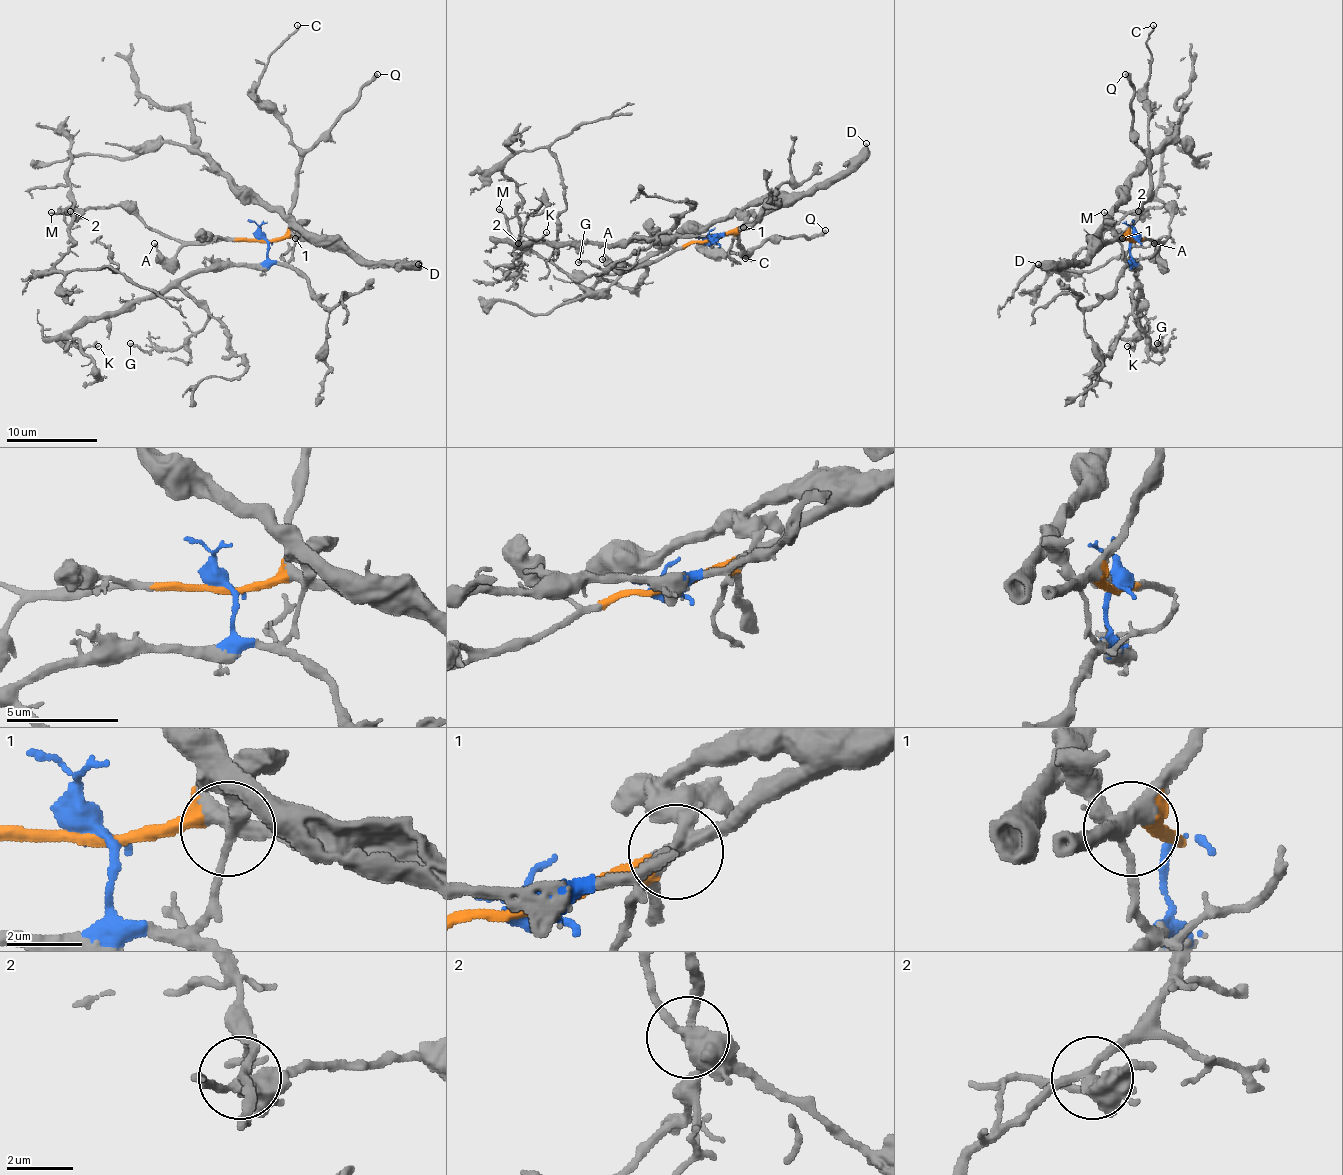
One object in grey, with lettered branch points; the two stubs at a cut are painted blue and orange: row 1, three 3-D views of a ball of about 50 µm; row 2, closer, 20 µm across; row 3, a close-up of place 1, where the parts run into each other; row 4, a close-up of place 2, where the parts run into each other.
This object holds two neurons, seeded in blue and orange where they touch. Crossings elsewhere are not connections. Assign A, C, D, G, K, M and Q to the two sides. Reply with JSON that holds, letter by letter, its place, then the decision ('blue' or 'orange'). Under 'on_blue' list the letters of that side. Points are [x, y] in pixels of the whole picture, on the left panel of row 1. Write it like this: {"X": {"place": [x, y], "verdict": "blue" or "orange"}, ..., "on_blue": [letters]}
{"A": {"place": [154, 243], "verdict": "orange"}, "C": {"place": [297, 25], "verdict": "orange"}, "D": {"place": [418, 264], "verdict": "orange"}, "G": {"place": [130, 343], "verdict": "blue"}, "K": {"place": [98, 346], "verdict": "blue"}, "M": {"place": [51, 212], "verdict": "orange"}, "Q": {"place": [377, 74], "verdict": "orange"}, "on_blue": ["G", "K"]}

